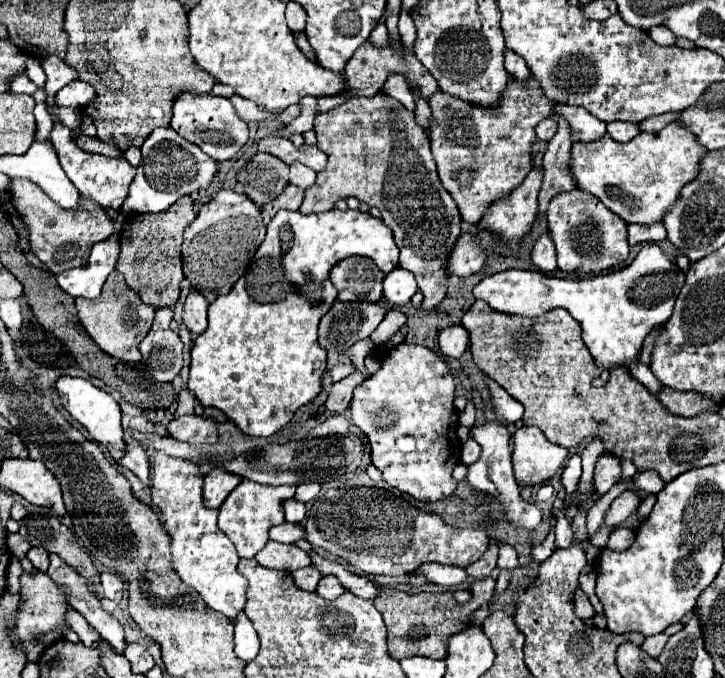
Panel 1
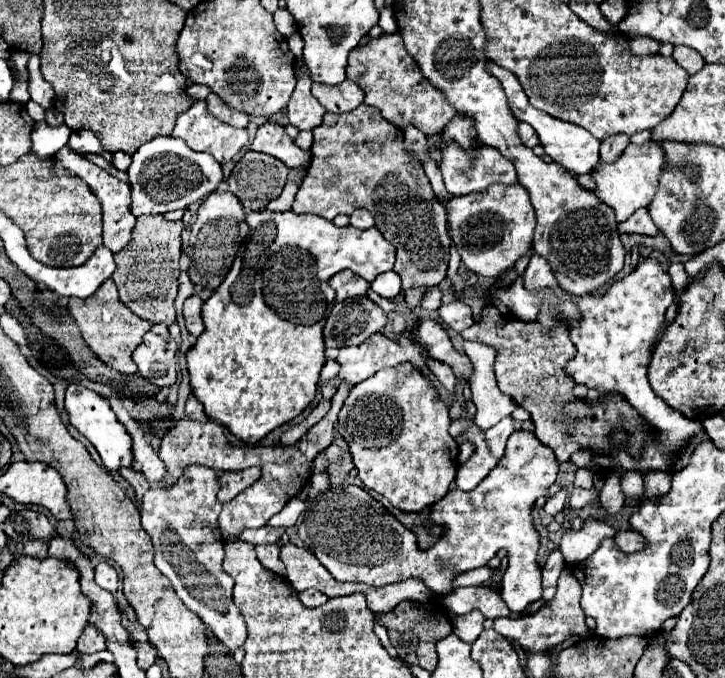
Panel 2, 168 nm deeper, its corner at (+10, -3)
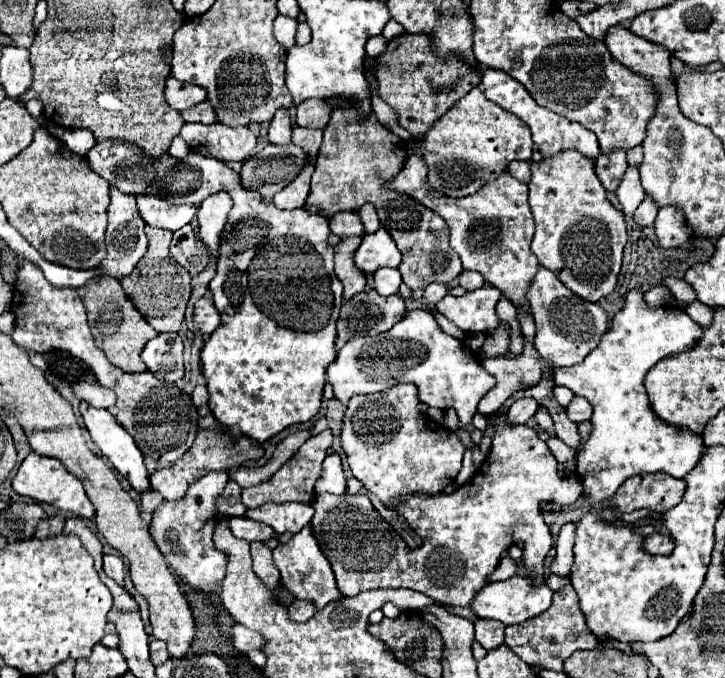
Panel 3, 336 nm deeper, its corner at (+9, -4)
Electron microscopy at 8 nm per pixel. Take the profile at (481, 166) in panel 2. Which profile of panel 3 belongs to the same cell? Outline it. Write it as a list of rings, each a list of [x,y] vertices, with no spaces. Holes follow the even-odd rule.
[[[511,162],[507,166],[507,172],[517,178],[519,182],[529,182],[531,178],[531,170],[529,170],[529,162]]]

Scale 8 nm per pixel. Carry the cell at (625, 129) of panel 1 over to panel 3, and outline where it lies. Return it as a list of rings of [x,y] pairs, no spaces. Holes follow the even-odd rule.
[[[615,150],[613,154],[601,154],[595,160],[595,172],[605,190],[615,192],[617,184],[621,182],[623,174],[627,170],[627,160],[625,160],[625,150]]]

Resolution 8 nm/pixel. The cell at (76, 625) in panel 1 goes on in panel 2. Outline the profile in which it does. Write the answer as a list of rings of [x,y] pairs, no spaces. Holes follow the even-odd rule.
[[[86,627],[86,631],[82,633],[80,641],[78,641],[78,653],[82,655],[90,655],[90,653],[96,653],[96,651],[102,651],[106,647],[106,639],[104,635],[96,629],[96,627]]]

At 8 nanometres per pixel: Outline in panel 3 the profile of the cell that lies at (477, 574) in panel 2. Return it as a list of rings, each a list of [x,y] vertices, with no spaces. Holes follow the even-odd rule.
[[[503,558],[499,562],[499,566],[495,568],[495,572],[489,574],[489,580],[507,580],[507,578],[511,578],[515,574],[515,568],[517,566],[515,566],[515,562],[511,558]]]

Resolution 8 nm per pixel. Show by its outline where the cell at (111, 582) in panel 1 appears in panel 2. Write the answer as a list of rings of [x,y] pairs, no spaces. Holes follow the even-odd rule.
[[[106,561],[98,563],[96,565],[96,583],[102,589],[108,589],[108,591],[116,593],[116,589],[118,589],[118,573],[116,573],[116,569]]]

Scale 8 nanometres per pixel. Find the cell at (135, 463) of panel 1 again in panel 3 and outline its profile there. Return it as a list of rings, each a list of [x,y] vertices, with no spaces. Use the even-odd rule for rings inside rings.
[[[147,490],[147,492],[141,492],[141,506],[143,506],[143,510],[145,512],[153,512],[159,504],[163,502],[163,498],[157,494],[157,492],[153,492],[153,490]]]

